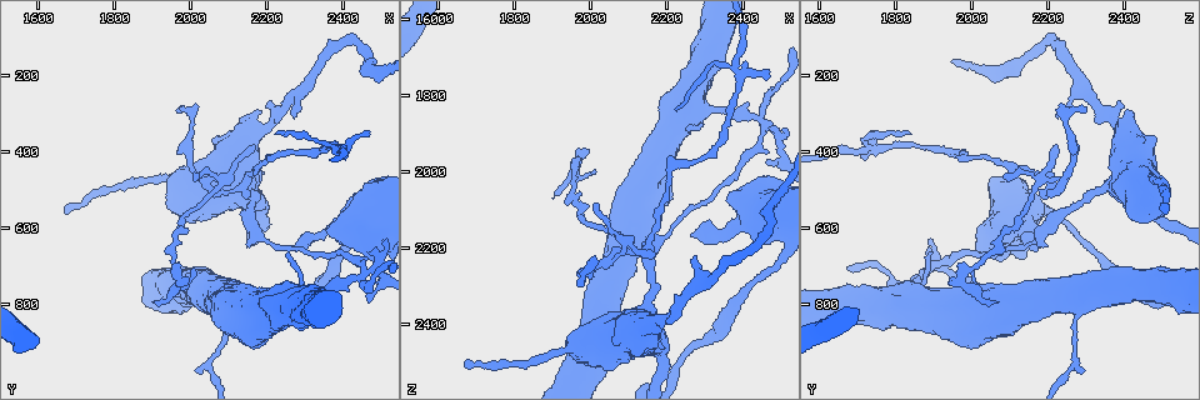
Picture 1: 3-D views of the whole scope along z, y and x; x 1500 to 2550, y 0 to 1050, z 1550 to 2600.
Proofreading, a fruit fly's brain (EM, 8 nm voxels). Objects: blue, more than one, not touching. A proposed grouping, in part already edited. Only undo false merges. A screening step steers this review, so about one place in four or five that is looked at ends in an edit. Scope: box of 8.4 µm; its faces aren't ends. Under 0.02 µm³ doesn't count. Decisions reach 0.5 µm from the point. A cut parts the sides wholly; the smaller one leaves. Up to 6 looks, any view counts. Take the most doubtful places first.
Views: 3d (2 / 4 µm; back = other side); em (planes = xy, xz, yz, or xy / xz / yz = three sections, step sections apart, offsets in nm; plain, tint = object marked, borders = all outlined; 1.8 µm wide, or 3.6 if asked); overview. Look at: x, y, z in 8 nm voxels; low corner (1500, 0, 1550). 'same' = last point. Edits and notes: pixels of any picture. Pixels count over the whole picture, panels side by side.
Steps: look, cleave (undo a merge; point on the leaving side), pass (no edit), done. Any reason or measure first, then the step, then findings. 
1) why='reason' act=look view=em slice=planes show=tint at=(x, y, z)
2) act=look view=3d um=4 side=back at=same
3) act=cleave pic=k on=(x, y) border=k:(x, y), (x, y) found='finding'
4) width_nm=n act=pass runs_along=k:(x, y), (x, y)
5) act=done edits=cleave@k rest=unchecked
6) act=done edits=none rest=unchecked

why='abrupt turn' act=look view=em slice=yz step=8 show=tint at=(2060, 475, 2230)

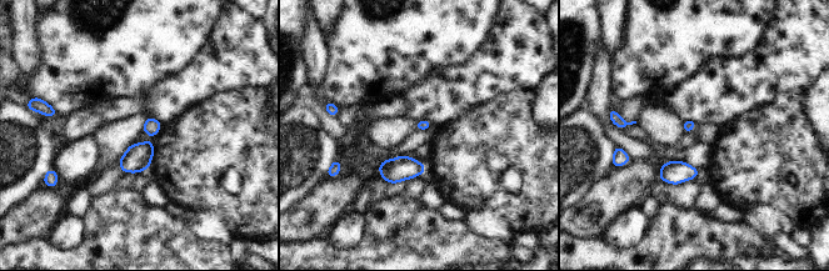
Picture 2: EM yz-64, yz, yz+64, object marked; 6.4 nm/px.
why='cut it another way' act=look view=em slice=planes show=tint at=same

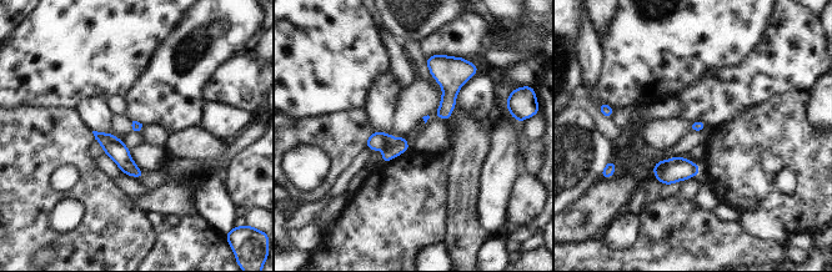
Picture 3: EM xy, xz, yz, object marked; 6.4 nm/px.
width_nm=60 act=cleave pic=3 on=(397, 146) found='two neurons meet here'

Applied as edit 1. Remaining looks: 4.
act=look view=overview

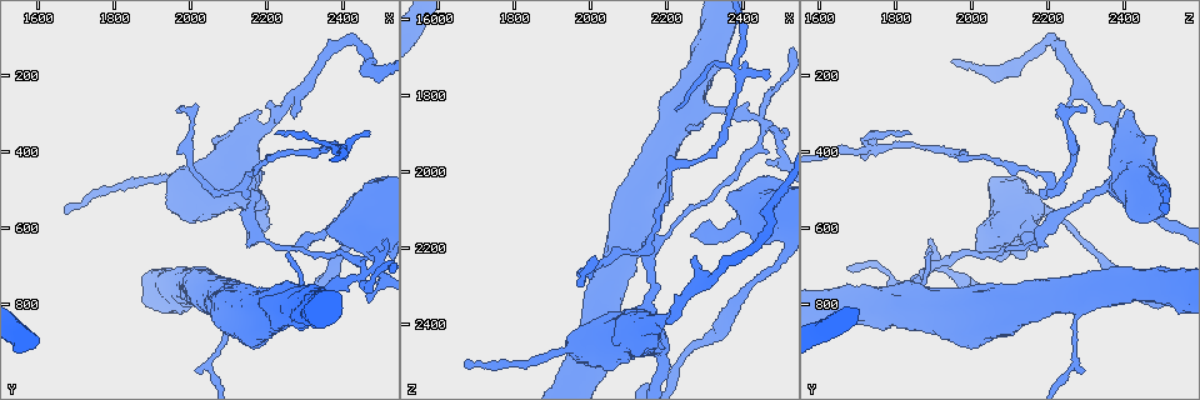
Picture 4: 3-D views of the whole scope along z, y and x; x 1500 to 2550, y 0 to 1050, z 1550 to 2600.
act=look view=3d um=2 at=(2460, 700, 1890)

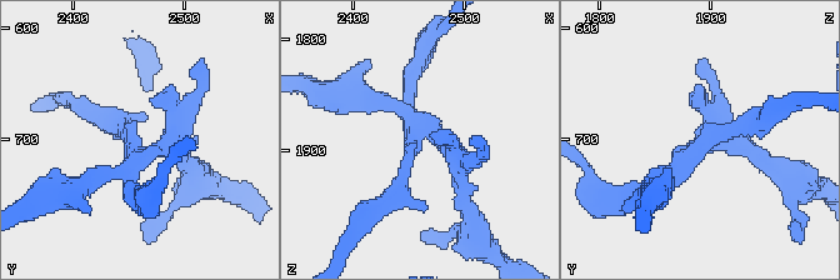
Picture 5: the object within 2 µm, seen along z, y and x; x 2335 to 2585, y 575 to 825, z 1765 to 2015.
why='now the EM' act=look view=em slice=planes show=plain at=(2458, 700, 1896)

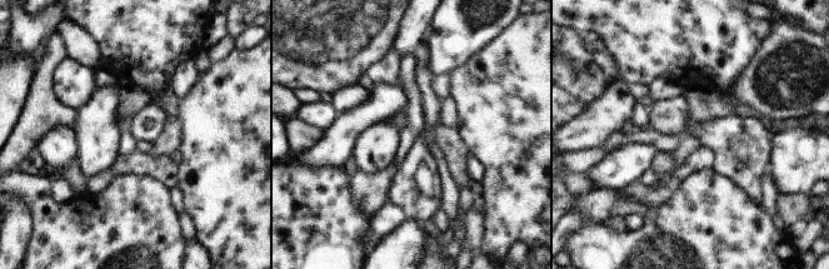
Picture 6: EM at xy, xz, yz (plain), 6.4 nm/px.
act=look view=em slice=planes show=tint at=same

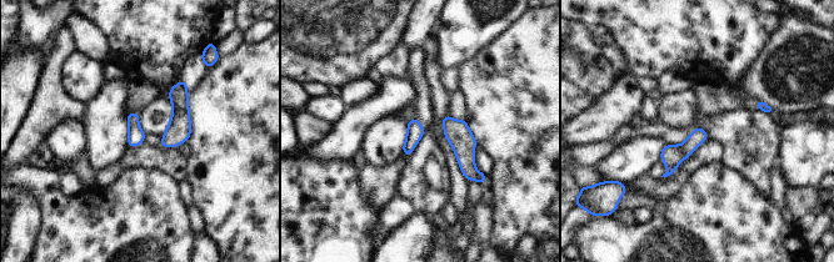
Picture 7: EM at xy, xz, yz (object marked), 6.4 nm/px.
act=cleave pic=7 on=(699, 135) border=7:(679, 146), (683, 160) found='two neurons meet here'

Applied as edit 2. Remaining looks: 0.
act=done edits=cleave@3,cleave@7 rest=unchecked

